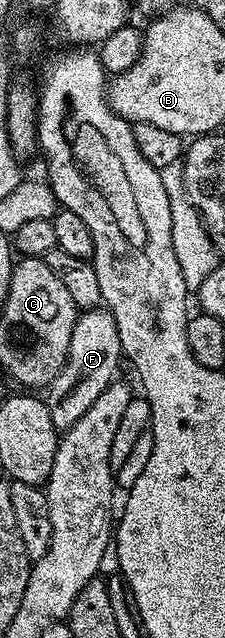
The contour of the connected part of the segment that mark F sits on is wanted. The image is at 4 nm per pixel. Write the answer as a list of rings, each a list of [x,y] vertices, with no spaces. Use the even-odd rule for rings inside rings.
[[[99,307],[79,312],[72,327],[72,343],[68,343],[66,365],[48,386],[44,397],[48,415],[52,415],[52,423],[59,431],[71,429],[76,419],[80,419],[80,415],[84,415],[84,411],[96,403],[100,391],[107,389],[111,381],[119,376],[118,361],[122,360],[120,331],[116,331],[116,319],[109,309]]]

